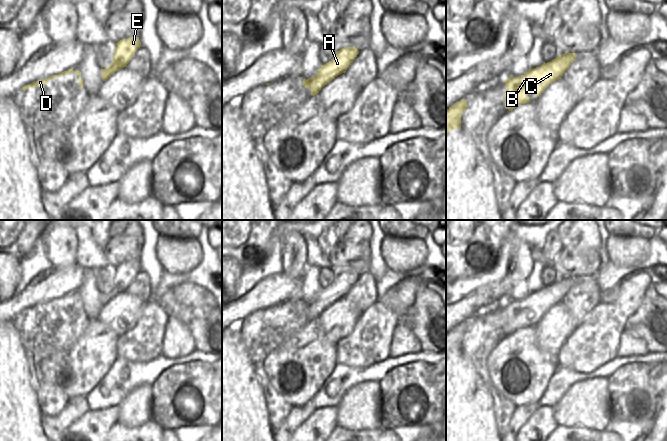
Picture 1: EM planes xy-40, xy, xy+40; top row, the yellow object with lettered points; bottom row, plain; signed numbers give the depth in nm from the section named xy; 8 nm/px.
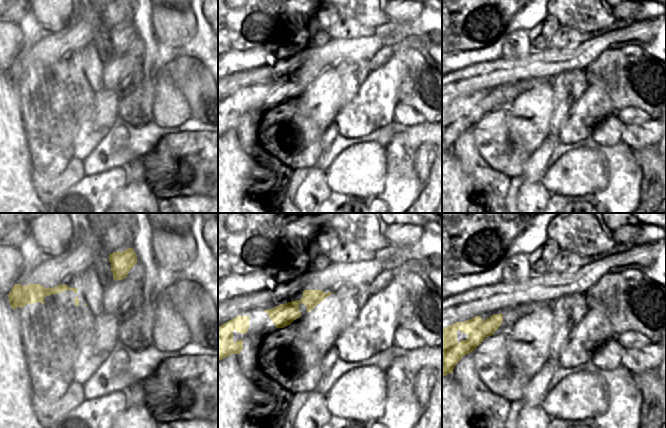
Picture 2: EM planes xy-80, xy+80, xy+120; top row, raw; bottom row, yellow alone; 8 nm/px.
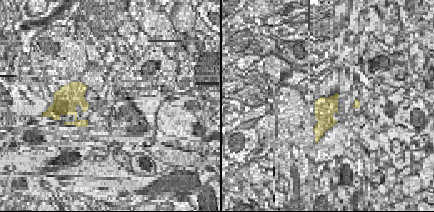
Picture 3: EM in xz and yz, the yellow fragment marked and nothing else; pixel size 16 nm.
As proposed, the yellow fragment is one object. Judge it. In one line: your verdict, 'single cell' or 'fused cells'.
fused cells

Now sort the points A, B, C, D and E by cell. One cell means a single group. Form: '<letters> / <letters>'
A B C E / D

